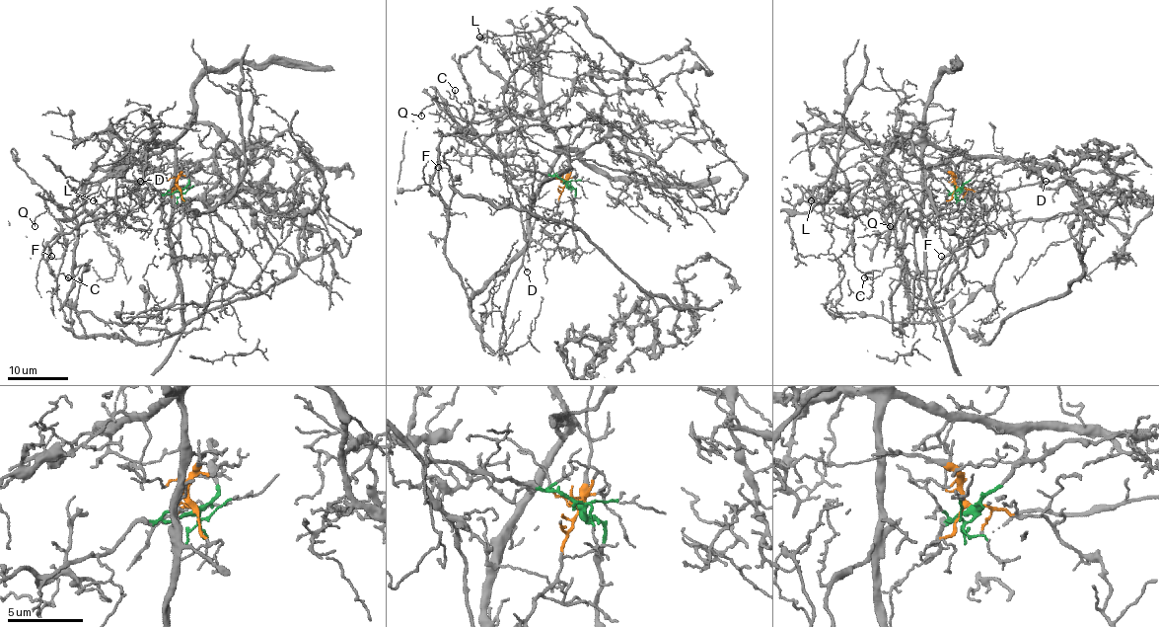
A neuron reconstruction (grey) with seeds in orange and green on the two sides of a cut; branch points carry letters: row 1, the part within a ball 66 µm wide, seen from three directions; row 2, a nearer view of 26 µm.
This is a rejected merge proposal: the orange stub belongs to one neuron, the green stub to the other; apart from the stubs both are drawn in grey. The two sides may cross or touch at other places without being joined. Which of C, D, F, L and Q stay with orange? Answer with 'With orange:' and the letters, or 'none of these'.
With orange: F, L

